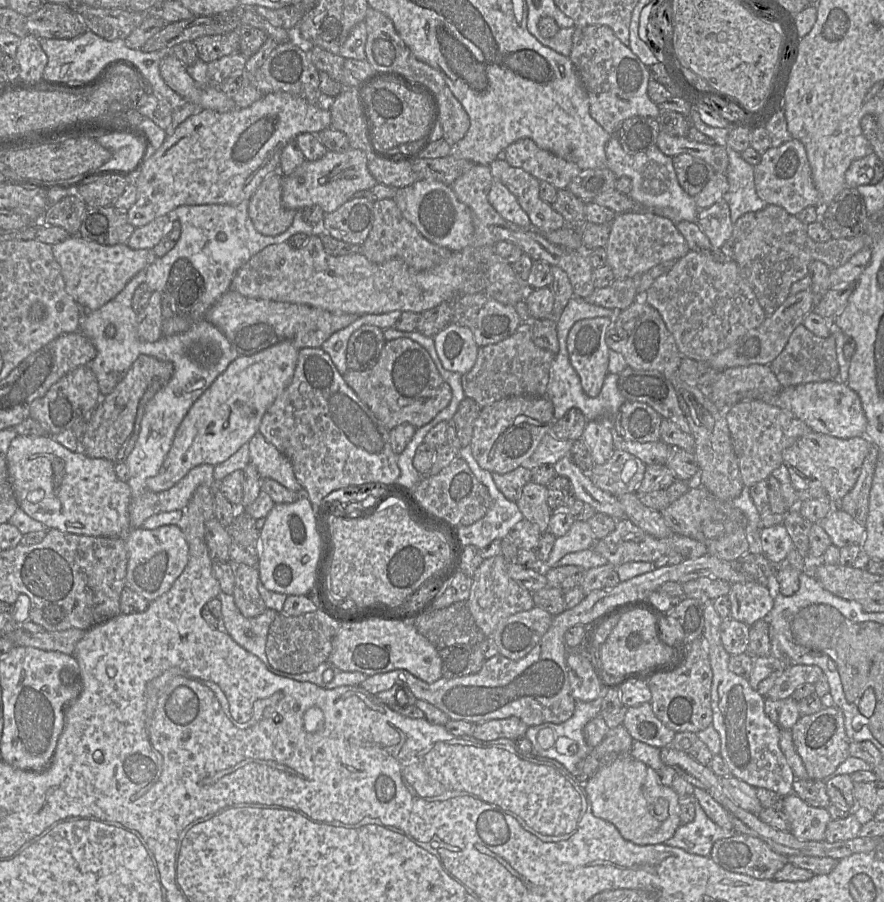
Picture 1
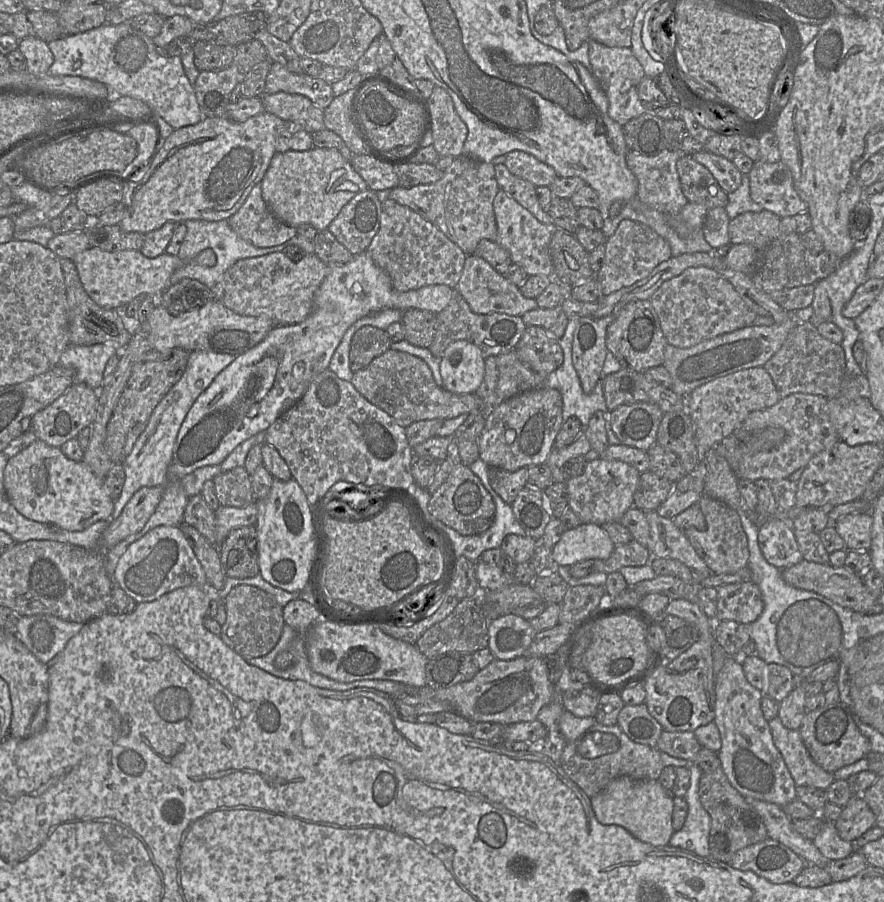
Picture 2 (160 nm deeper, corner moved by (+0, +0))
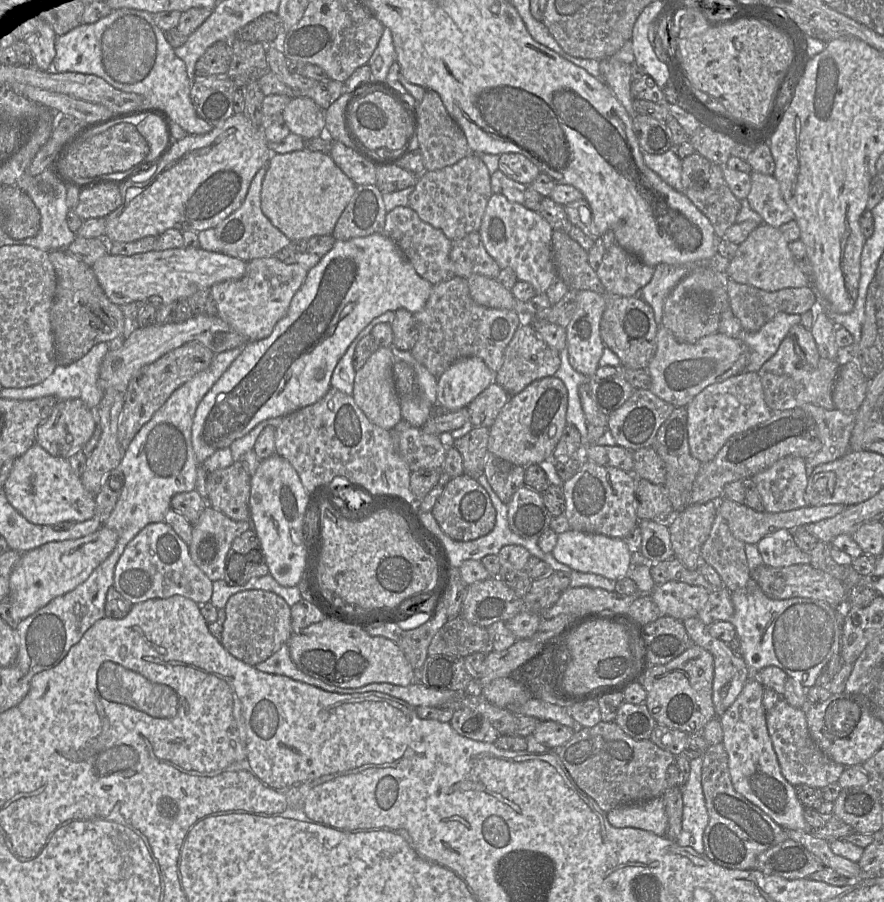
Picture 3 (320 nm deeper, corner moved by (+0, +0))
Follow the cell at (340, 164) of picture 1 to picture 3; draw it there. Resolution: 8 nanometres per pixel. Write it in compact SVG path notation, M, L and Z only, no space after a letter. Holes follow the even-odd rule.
M307 149L273 153L262 182L261 210L291 241L332 235L335 225L353 197L356 184L328 153Z

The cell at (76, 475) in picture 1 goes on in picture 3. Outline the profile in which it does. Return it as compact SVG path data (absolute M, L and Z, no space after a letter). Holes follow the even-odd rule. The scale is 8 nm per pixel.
M37 443L15 459L5 481L8 502L30 523L55 526L63 522L82 522L95 515L95 495L82 484L68 460L50 455Z

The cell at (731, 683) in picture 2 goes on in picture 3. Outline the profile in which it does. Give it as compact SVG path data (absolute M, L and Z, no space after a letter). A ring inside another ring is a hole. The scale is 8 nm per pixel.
M750 678L733 704L719 717L723 732L722 744L728 753L733 787L785 830L811 832L812 828L804 817L805 807L796 795L795 786L790 784L781 772L767 729L763 691L764 686Z

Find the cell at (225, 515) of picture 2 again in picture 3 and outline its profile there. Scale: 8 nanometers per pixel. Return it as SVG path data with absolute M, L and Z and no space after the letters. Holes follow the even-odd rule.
M206 506L196 523L192 523L189 546L193 562L211 581L224 579L225 561L233 540L252 529L251 521L235 521Z

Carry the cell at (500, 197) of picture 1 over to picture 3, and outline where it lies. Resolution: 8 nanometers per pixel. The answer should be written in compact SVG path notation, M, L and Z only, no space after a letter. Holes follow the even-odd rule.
M493 194L486 206L478 233L488 254L501 269L511 268L518 280L532 284L537 294L545 294L557 276L553 260L553 228L538 213L523 204L510 202L502 194Z

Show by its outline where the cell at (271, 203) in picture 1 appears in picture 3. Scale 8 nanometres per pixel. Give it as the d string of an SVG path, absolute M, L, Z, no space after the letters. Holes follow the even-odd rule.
M267 164L262 166L253 177L242 205L214 228L217 239L221 243L221 253L248 262L256 258L274 256L292 243L261 210L261 189L266 171Z

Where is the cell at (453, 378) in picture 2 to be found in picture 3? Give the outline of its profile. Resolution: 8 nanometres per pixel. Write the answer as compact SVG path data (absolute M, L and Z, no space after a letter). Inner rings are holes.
M480 358L457 360L438 377L438 412L453 412L467 407L494 382L495 375Z

